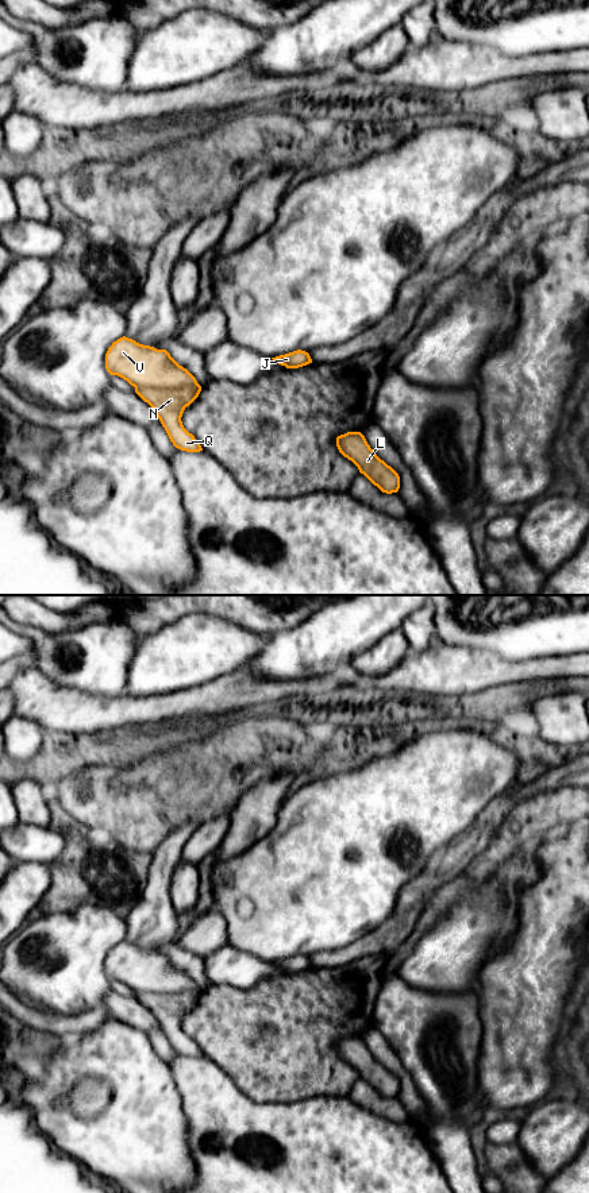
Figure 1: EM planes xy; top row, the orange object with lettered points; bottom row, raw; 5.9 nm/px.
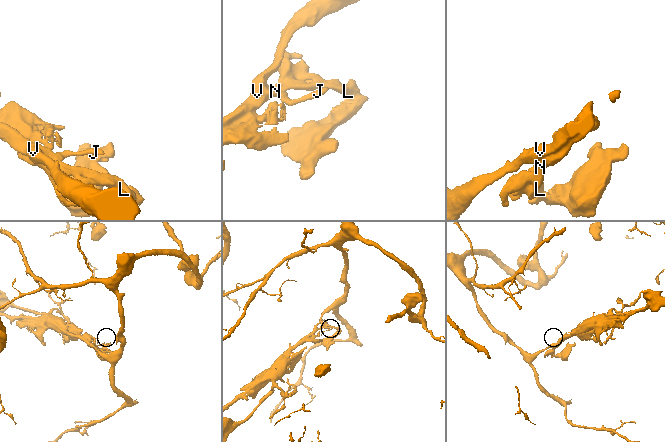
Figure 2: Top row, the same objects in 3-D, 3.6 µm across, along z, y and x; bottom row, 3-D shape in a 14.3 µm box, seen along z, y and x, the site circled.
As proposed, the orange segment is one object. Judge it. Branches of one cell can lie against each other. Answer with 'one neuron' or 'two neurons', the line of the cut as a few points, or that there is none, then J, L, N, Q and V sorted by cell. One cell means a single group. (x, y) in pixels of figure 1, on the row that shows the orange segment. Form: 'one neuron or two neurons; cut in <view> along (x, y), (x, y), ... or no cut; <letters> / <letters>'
two neurons; cut in xy along (199, 385), (135, 387); J V / L N Q

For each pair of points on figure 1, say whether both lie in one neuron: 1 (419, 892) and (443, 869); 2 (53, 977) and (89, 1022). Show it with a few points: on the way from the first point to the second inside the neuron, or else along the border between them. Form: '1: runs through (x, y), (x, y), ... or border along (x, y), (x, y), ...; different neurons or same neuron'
1: runs through (424, 887), (438, 873); same neuron
2: border along (100, 1004), (79, 1014), (56, 1014); different neurons

